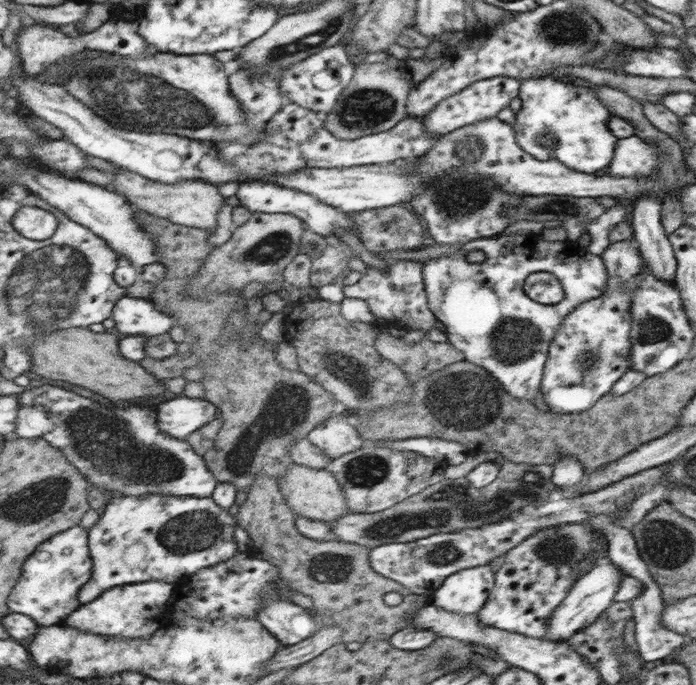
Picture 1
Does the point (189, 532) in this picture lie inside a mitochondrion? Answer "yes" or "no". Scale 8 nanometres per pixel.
yes

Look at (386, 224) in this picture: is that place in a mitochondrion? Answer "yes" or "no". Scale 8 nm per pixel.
yes

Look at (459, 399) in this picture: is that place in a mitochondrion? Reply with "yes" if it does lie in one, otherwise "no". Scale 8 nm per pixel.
yes

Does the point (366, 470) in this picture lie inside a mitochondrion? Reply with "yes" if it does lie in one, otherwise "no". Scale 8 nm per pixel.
yes

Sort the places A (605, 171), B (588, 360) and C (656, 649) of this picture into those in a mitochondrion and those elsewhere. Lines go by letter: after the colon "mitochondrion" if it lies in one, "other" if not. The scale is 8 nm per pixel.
A: other
B: mitochondrion
C: other

